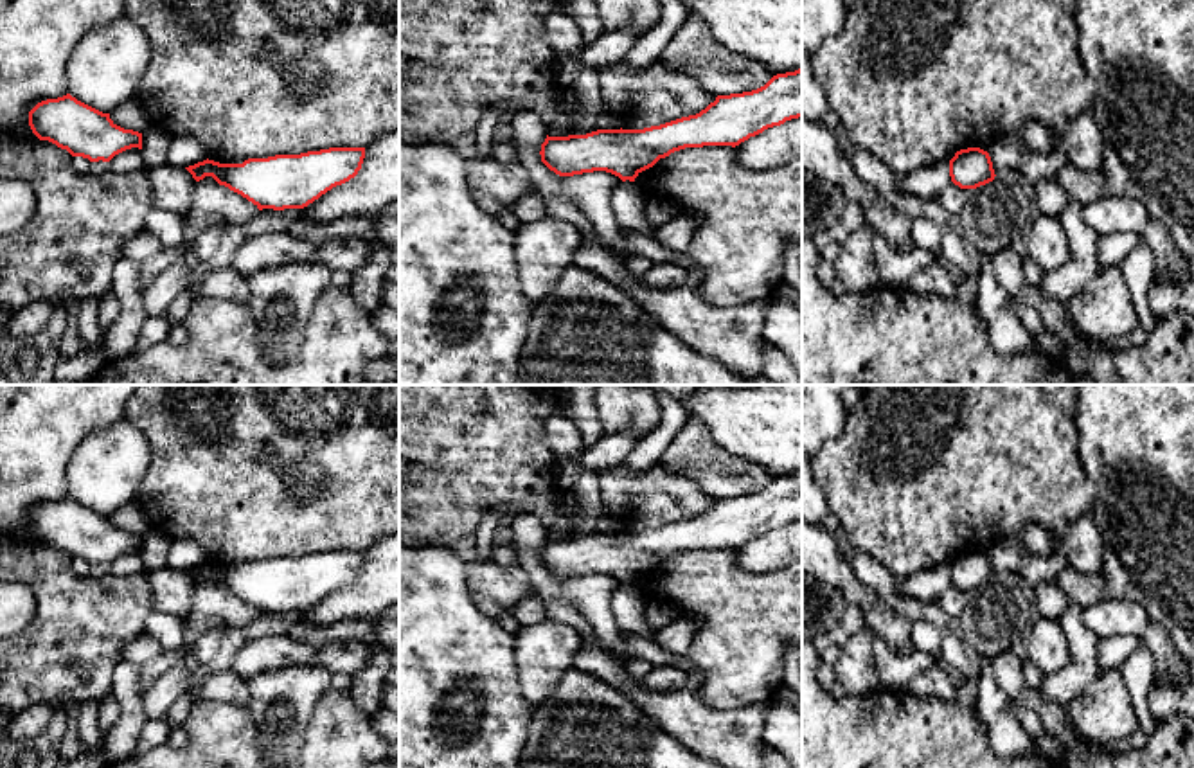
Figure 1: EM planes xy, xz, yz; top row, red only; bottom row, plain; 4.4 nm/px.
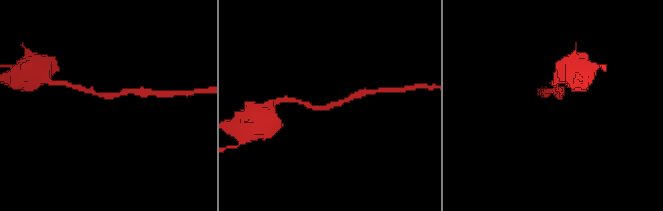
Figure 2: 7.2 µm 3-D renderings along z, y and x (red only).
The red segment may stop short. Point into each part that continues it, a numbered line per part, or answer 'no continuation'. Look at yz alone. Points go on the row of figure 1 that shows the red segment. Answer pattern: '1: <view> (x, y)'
no continuation

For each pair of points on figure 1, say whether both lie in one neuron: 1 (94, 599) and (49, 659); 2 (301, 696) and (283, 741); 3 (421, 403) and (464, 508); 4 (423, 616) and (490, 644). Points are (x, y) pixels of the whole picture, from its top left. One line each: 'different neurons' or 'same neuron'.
1: same neuron
2: same neuron
3: same neuron
4: same neuron

